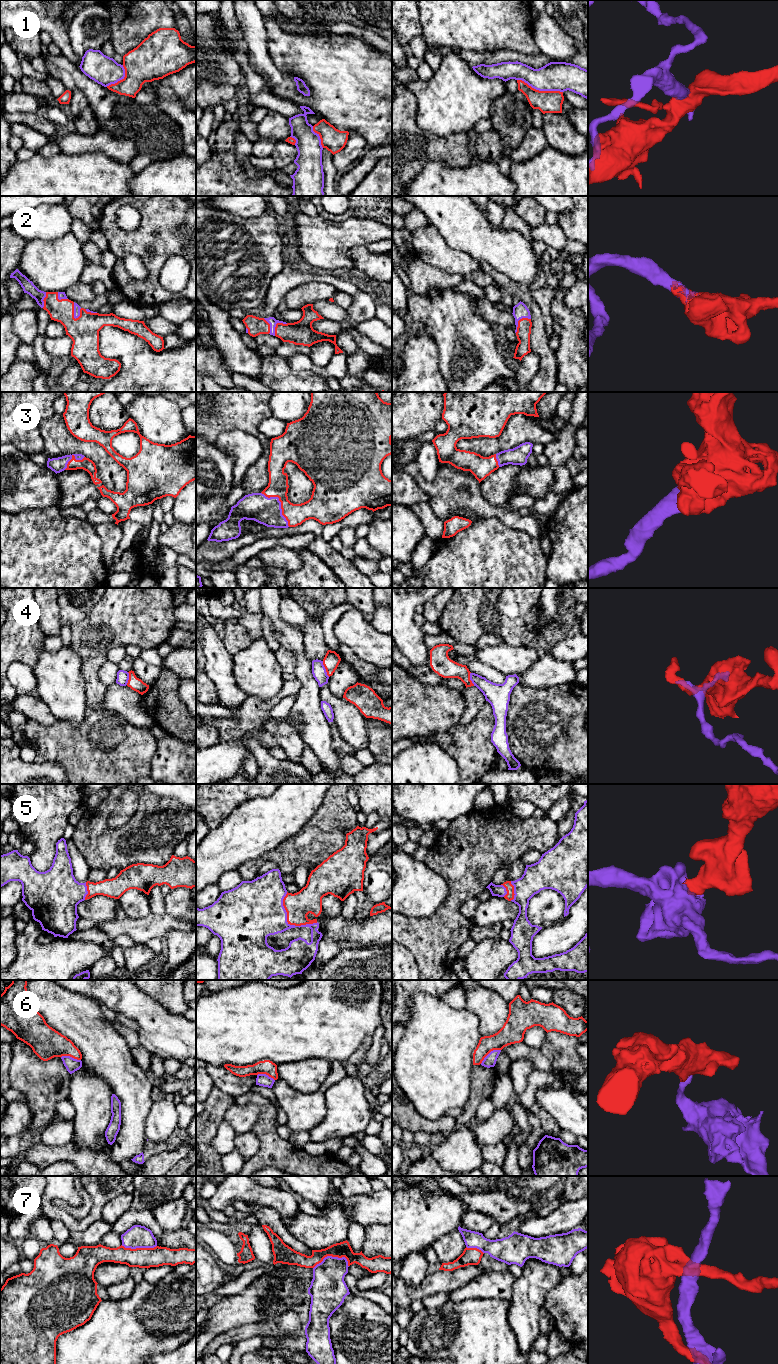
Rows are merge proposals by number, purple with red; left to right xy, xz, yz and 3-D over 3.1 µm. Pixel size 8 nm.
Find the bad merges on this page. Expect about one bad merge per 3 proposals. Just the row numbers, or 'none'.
1, 4, 6, 7

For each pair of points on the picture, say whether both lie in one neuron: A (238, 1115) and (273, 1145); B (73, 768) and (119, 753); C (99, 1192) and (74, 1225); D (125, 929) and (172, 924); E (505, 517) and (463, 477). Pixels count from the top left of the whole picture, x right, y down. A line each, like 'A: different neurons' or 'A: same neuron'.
A: different neurons
B: same neuron
C: same neuron
D: same neuron
E: same neuron

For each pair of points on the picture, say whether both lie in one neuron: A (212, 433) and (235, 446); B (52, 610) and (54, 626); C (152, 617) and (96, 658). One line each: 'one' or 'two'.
A: two
B: one
C: one

